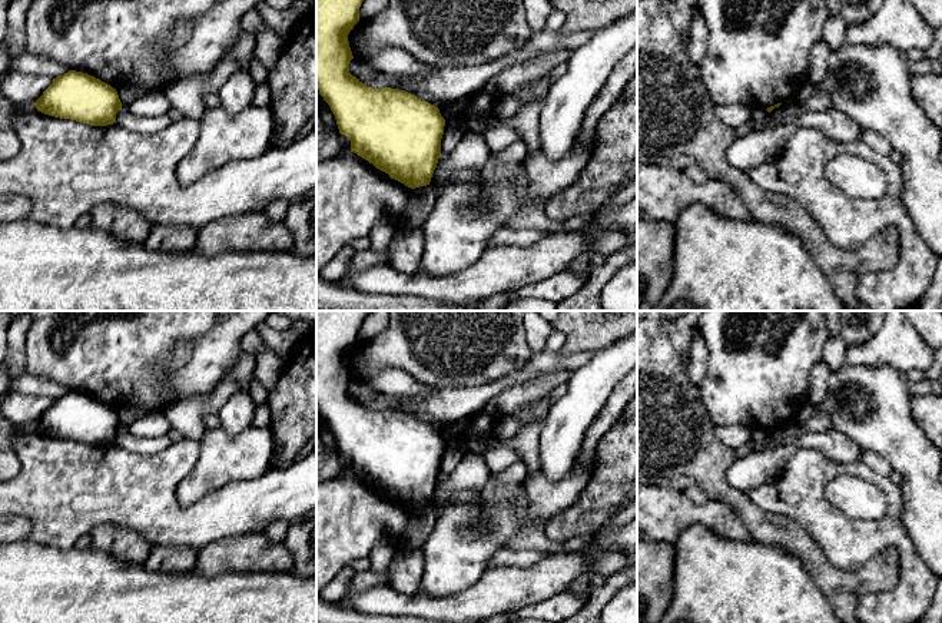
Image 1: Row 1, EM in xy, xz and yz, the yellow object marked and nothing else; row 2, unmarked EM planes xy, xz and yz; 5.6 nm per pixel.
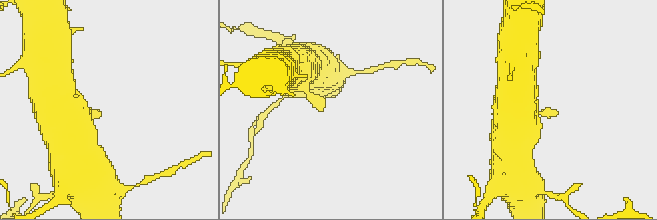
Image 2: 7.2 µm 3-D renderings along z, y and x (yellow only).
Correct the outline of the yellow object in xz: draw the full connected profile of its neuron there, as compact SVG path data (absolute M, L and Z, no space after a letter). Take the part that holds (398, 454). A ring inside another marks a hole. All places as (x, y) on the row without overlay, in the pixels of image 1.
M316 311L316 407L319 415L335 435L341 455L351 461L351 473L372 484L405 507L415 510L427 507L441 477L441 460L445 440L434 425L398 410L371 410L349 394L354 380L348 355L359 342L359 328L372 311Z

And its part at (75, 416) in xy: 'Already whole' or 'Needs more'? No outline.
Already whole

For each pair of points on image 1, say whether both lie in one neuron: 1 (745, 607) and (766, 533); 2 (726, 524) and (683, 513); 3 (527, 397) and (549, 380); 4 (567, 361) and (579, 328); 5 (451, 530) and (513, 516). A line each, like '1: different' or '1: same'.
1: different
2: same
3: same
4: different
5: same

